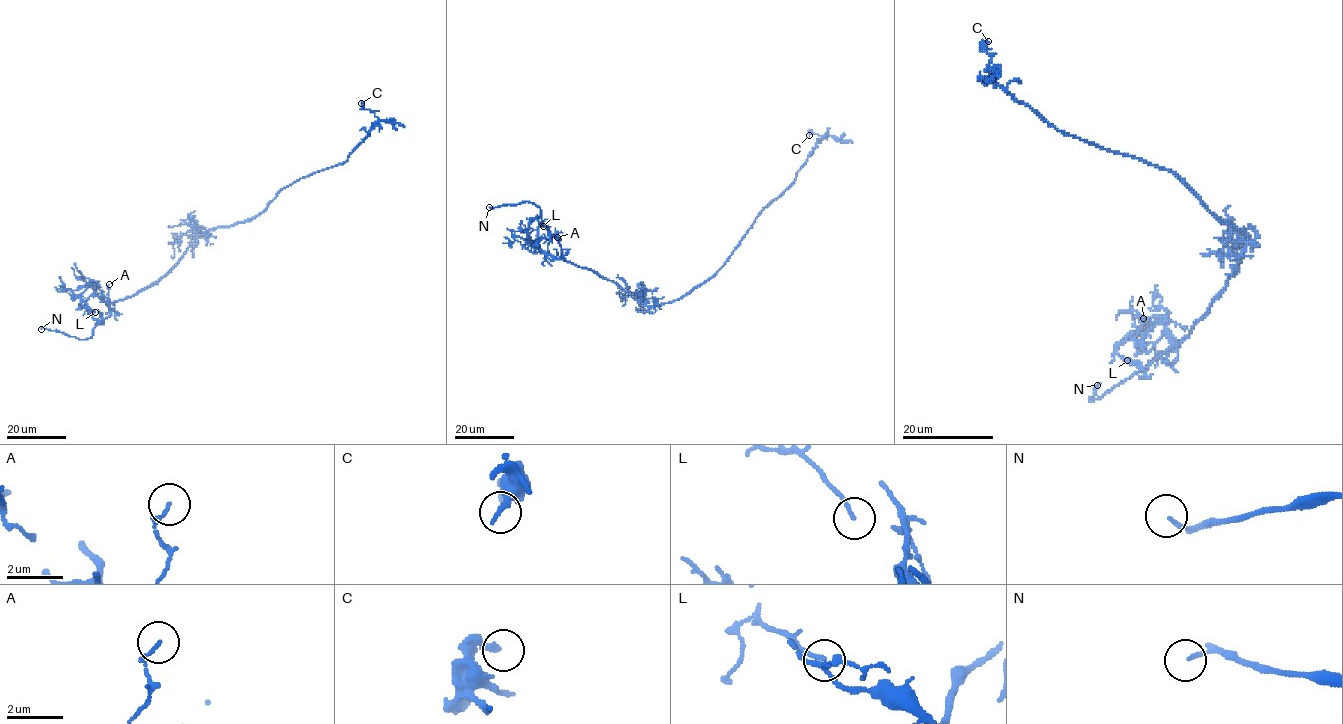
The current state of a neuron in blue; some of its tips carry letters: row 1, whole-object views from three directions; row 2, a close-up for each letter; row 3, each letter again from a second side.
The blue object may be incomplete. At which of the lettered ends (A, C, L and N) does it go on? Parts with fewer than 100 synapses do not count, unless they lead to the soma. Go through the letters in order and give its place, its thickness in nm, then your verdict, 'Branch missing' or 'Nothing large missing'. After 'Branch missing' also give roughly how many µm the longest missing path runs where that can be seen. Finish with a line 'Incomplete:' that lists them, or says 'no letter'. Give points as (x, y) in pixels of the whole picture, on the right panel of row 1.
A: Place: (1143, 318). Thickness 130 nm. Nothing large missing
C: Place: (988, 41). Thickness 220 nm. Nothing large missing
L: Place: (1127, 360). Thickness 90 nm. Nothing large missing
N: Place: (1097, 385). Thickness 120 nm. Branch missing. Missing length about 5 µm
Incomplete: N

